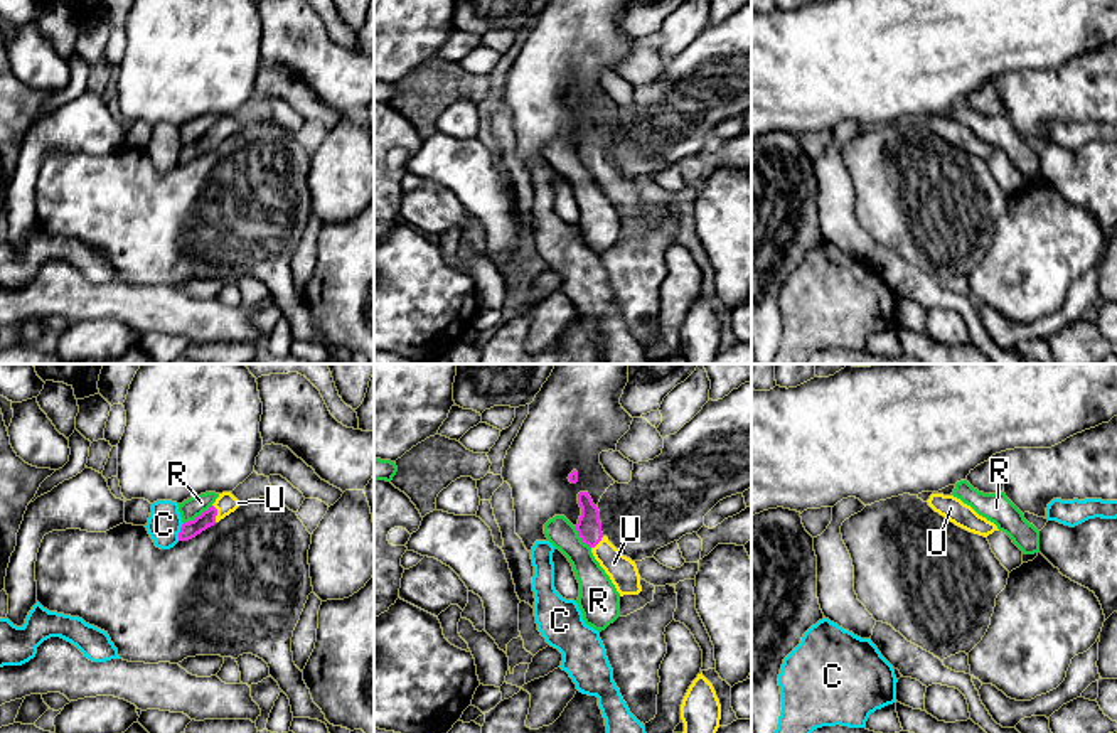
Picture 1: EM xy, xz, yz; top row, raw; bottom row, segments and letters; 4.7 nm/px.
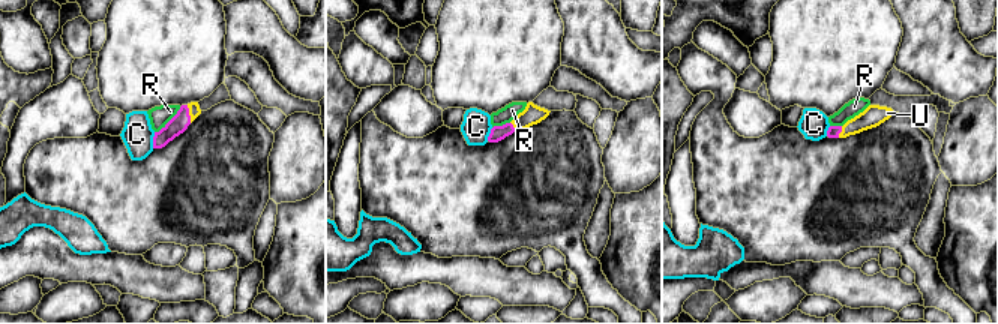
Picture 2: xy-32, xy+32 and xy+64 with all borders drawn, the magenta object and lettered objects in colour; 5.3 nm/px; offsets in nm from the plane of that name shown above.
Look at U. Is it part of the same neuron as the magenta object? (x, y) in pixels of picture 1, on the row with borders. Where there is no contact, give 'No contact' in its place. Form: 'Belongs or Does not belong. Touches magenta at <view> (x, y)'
Belongs. Touches magenta at xy (216, 513)

